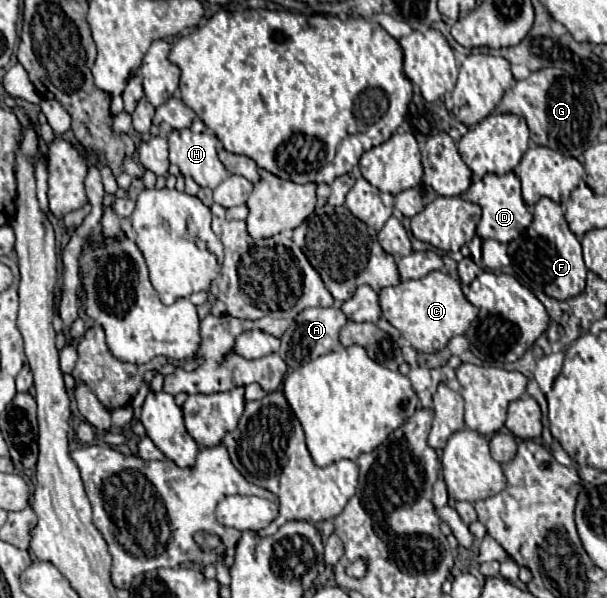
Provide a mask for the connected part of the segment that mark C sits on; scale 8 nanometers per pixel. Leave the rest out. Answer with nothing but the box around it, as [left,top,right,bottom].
[379,271,477,353]

